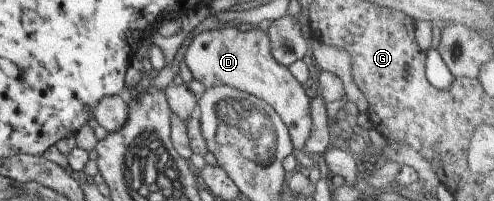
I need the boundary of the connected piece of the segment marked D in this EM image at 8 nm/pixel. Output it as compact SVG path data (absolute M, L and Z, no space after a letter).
M229 23L222 24L213 30L194 33L185 51L183 61L191 73L192 80L201 83L205 88L228 86L264 100L286 125L291 146L300 153L311 157L319 168L320 177L326 180L327 166L324 157L304 151L304 143L312 129L310 109L308 108L311 95L308 95L309 93L301 86L302 84L290 74L288 68L278 63L271 55L270 42L266 32L261 31L257 26Z

